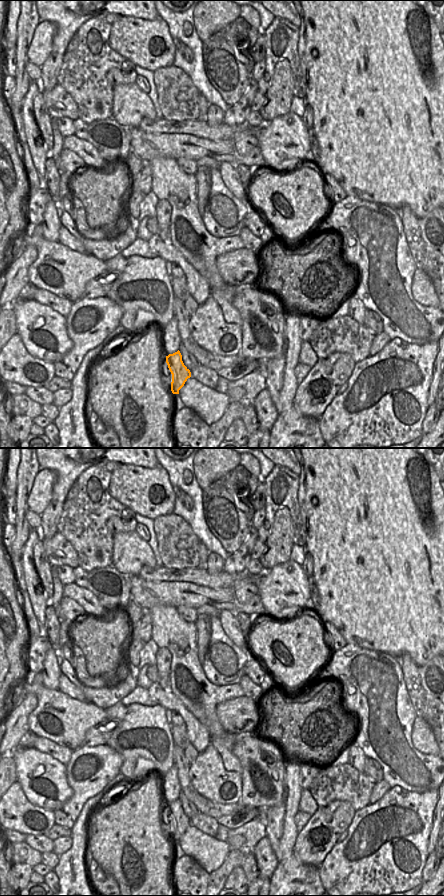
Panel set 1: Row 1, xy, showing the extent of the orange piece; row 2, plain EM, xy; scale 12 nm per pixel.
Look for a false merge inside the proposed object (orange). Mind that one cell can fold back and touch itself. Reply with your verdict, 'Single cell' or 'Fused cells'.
Single cell.

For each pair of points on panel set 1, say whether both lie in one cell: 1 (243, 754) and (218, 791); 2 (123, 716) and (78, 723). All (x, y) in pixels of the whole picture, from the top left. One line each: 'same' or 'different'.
1: different
2: different

